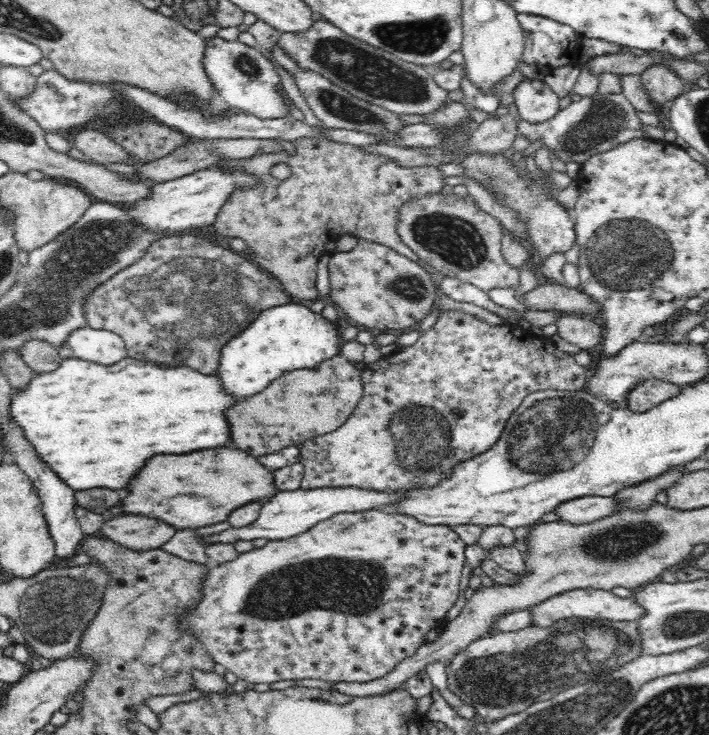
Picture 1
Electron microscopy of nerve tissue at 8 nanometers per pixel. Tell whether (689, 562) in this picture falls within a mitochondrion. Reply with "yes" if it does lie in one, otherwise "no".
no

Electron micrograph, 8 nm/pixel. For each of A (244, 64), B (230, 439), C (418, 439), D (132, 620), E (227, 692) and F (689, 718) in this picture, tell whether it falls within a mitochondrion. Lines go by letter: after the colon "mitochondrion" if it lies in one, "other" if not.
A: mitochondrion
B: other
C: mitochondrion
D: mitochondrion
E: other
F: mitochondrion

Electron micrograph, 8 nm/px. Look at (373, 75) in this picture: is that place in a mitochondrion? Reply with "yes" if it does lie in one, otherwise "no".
yes

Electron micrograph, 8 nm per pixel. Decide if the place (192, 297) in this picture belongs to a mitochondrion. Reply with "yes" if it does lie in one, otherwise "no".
yes

